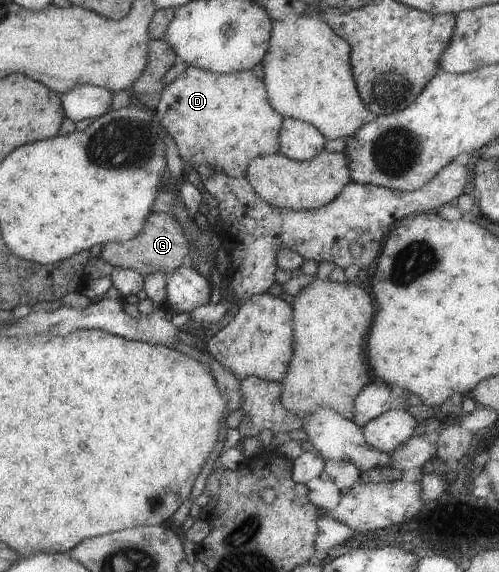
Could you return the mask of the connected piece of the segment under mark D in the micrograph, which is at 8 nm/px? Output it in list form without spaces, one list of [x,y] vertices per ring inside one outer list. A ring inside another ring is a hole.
[[[189,65],[173,82],[165,85],[155,108],[156,116],[176,142],[178,152],[188,167],[205,164],[222,169],[231,177],[246,177],[252,160],[260,155],[280,152],[283,116],[270,106],[264,83],[254,76],[252,69],[220,74]]]

